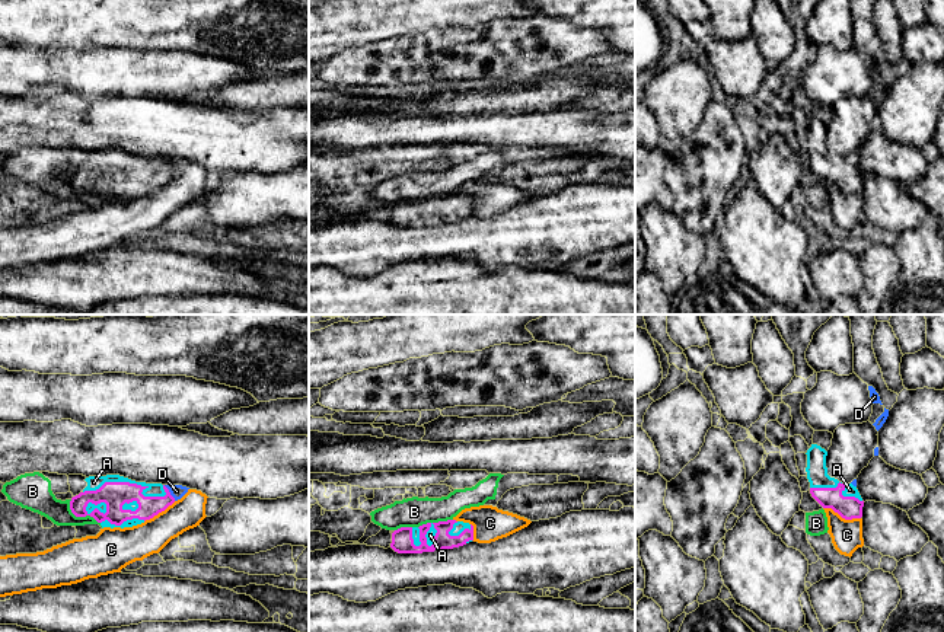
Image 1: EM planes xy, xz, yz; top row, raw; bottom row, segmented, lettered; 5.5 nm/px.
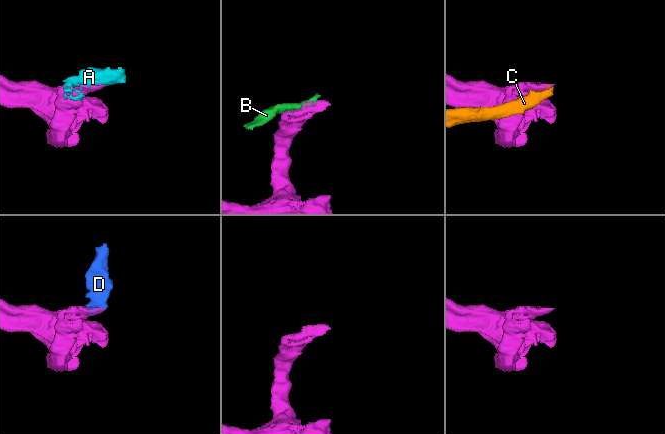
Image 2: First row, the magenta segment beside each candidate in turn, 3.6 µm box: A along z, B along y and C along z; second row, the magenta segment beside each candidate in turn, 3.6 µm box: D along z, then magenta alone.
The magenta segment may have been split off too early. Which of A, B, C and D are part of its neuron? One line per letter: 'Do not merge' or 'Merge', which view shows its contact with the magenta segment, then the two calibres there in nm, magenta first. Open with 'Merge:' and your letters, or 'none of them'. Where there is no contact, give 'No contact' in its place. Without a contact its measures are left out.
Merge: A
A: Merge. Touches magenta in xy. Thickness 140 nm (magenta) against 80 nm
B: Do not merge. Touches magenta in xy. Thickness 140 nm (magenta) against 160 nm
C: Do not merge. Touches magenta in yz. Thickness 130 nm (magenta) against 180 nm
D: Do not merge. Touches magenta in xy. Thickness 120 nm (magenta) against 80 nm

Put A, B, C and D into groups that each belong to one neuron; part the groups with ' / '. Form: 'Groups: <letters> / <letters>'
Groups: A / B / C D

